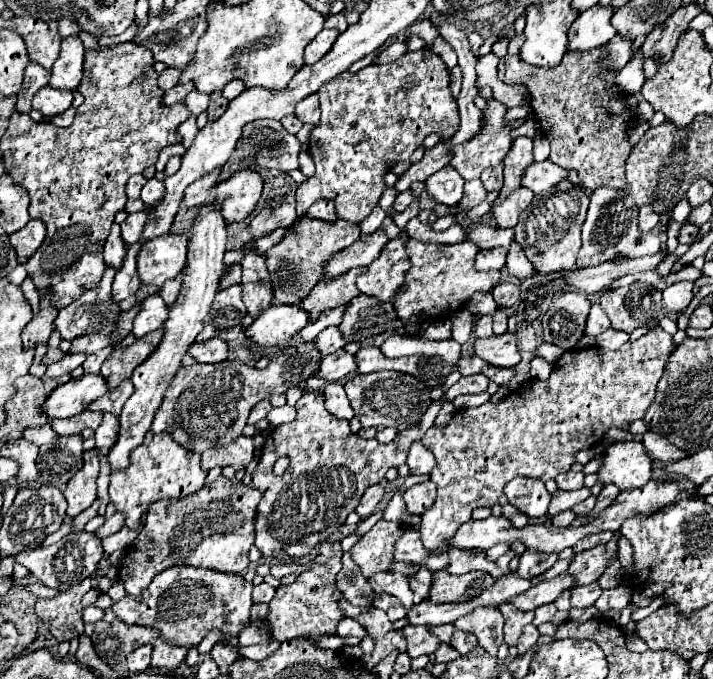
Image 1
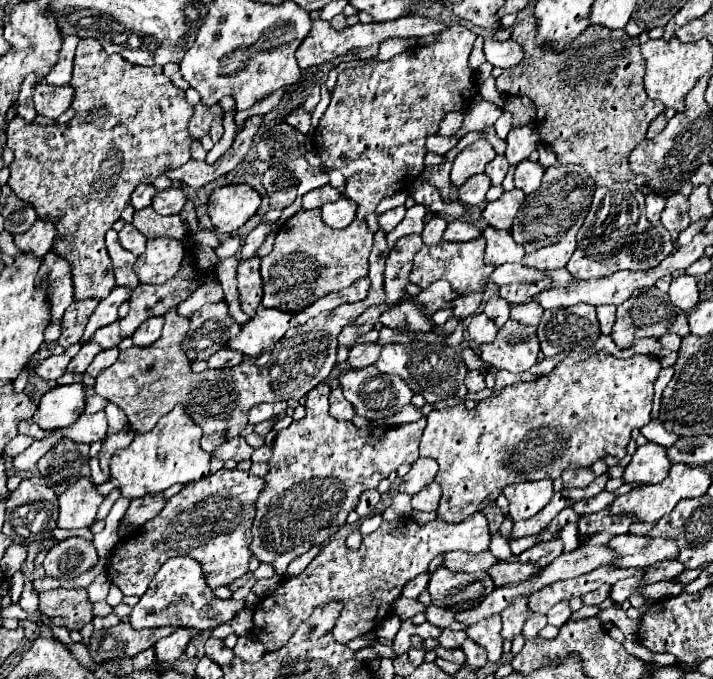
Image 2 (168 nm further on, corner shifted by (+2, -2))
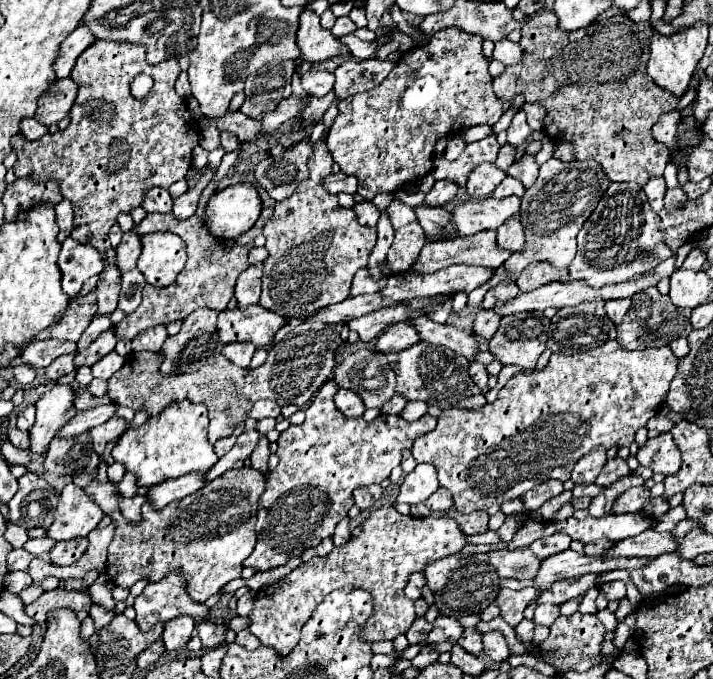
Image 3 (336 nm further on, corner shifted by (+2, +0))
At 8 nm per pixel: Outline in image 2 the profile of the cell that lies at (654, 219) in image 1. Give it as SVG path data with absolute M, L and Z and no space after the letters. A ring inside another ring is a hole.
M649 192L647 194L647 200L645 200L645 206L647 206L647 220L653 222L653 220L659 220L661 210L665 208L665 200L659 194Z

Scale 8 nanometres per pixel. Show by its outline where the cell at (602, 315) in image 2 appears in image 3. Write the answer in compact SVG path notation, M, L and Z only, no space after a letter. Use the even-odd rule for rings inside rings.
M607 300L607 304L605 304L605 310L615 324L619 324L623 320L623 316L627 314L629 308L631 308L631 300Z

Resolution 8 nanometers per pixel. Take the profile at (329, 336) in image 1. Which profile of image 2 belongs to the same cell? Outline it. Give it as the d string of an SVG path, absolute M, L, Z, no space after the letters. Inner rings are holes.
M345 326L341 332L339 332L339 336L337 336L337 348L353 348L355 346L355 340L359 338L359 336L363 336L365 332L369 332L371 330L371 326L361 326L361 328L357 328L357 326Z

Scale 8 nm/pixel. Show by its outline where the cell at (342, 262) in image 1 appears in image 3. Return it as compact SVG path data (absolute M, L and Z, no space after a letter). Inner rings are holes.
M435 182L433 190L427 194L425 198L425 204L429 206L443 206L447 204L449 200L453 200L453 196L459 192L461 186L455 186L455 182Z

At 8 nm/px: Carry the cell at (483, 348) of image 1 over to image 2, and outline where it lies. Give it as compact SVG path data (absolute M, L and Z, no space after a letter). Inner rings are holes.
M507 320L503 328L499 328L497 338L491 344L481 346L481 360L487 362L495 370L509 370L513 374L521 374L529 370L537 362L537 352L539 352L539 340L535 334L537 326L525 326L515 320Z

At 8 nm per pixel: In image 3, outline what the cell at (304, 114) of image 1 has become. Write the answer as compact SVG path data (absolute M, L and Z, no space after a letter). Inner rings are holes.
M311 70L303 74L303 88L311 96L325 96L333 88L335 76L325 70Z

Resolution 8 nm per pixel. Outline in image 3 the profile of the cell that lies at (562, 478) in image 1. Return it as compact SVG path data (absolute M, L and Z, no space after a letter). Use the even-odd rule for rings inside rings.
M599 446L599 450L591 450L587 452L573 468L571 480L575 484L591 484L595 482L595 478L599 476L601 468L607 462L607 450L603 450L603 446Z

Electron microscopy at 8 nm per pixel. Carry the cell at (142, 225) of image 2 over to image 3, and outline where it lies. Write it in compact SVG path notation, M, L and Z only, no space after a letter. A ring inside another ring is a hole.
M147 214L145 220L139 224L139 234L151 234L151 232L175 232L181 236L187 244L187 266L181 270L175 284L169 284L167 288L155 288L147 284L143 288L143 302L141 306L131 314L125 316L117 326L115 334L117 338L133 338L135 334L159 326L169 324L175 320L185 320L193 310L197 308L211 308L211 310L225 310L235 288L237 276L249 266L247 256L249 248L241 244L233 244L231 250L223 246L223 242L207 232L203 222L197 216L191 216L187 220L177 220L173 214Z

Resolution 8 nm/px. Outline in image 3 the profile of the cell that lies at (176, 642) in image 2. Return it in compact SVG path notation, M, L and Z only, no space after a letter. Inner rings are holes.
M179 616L175 620L169 620L163 632L165 650L171 652L171 650L177 650L179 646L185 646L191 640L193 630L195 630L195 620L191 616Z

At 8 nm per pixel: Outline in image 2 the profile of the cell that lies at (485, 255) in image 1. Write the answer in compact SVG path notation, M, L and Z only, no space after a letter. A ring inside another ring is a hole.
M485 228L483 238L487 240L485 248L485 260L491 266L501 266L505 262L521 262L523 258L523 248L511 238L511 232L507 230L495 230L495 228Z

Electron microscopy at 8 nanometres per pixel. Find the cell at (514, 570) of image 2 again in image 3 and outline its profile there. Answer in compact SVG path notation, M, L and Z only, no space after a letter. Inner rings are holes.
M565 550L551 558L545 558L535 582L547 590L557 580L575 580L585 574L601 574L607 570L633 570L647 566L651 558L591 558L583 552Z

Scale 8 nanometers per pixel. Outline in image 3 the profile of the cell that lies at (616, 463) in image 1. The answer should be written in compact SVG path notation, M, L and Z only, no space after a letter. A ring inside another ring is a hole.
M669 432L649 438L637 452L637 460L641 466L651 468L653 472L661 474L675 474L681 468L681 452Z

